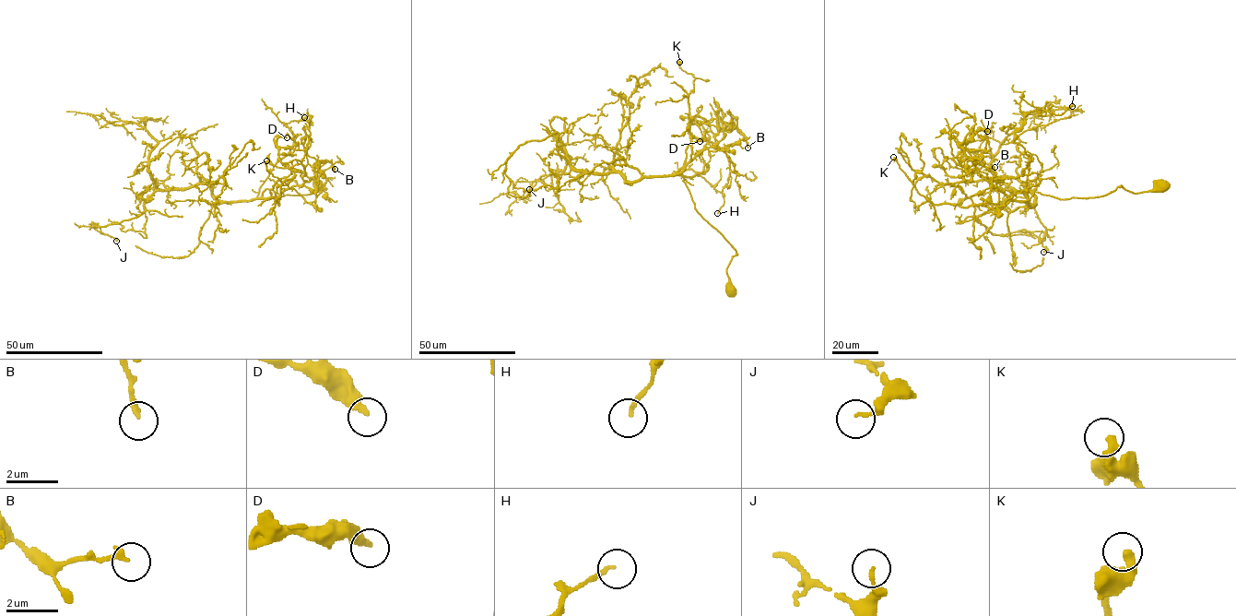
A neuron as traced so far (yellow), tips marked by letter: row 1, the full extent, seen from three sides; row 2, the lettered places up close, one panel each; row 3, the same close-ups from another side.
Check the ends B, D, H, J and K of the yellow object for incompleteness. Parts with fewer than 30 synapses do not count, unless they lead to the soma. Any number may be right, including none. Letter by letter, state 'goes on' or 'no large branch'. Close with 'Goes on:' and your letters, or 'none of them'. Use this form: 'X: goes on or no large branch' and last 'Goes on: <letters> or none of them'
B: no large branch
D: no large branch
H: no large branch
J: no large branch
K: no large branch
Goes on: none of them

